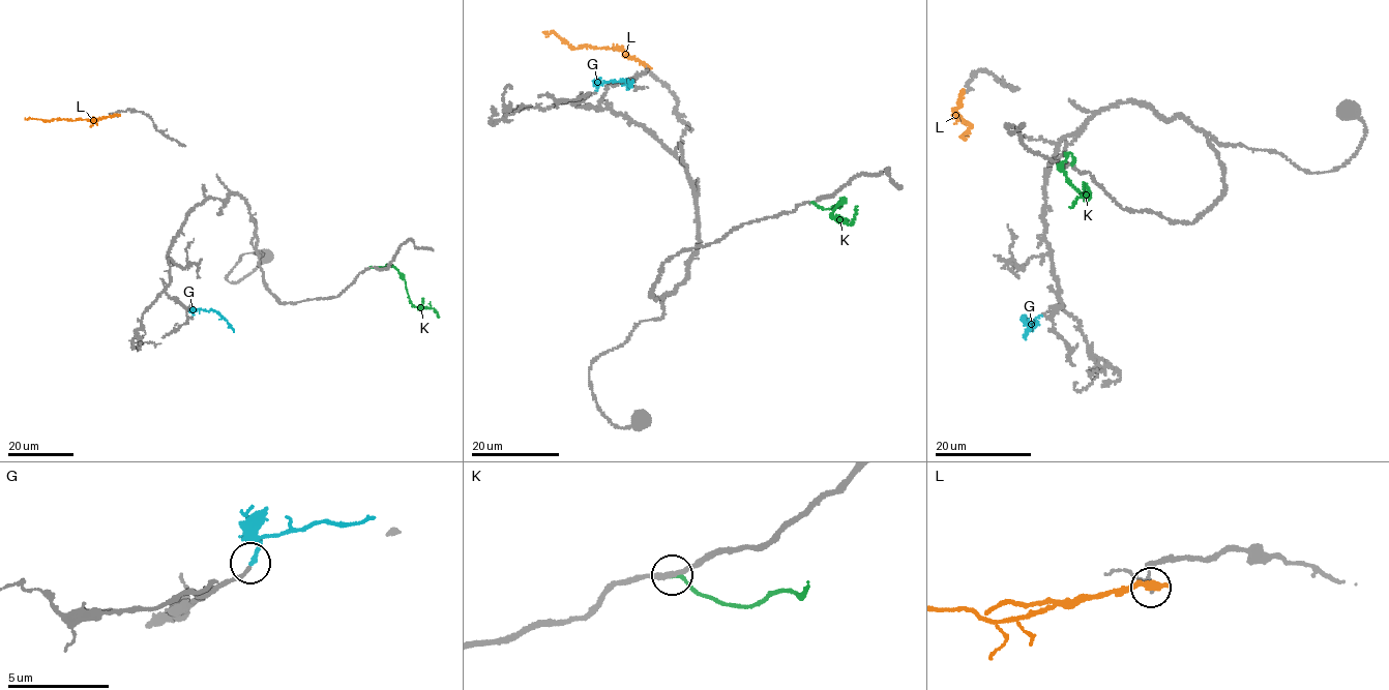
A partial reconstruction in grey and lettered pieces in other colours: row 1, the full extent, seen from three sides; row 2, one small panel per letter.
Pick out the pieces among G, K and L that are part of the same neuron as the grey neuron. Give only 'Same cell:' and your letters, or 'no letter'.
Same cell: G

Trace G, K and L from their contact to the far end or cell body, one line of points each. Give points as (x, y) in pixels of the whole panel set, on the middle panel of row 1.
G: (596, 90), (598, 84), (623, 80), (630, 85), (631, 82)
K: (811, 203), (826, 209), (838, 207), (843, 201), (831, 215), (851, 223), (857, 207)
L: (646, 67), (621, 50), (585, 46), (573, 49), (552, 32), (543, 33)

